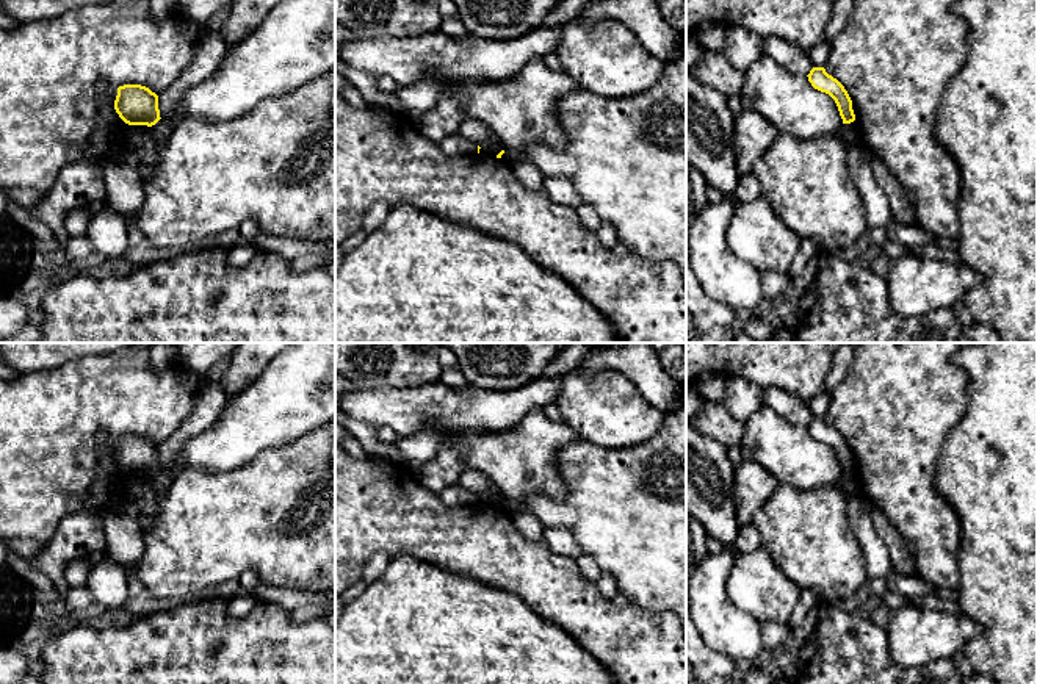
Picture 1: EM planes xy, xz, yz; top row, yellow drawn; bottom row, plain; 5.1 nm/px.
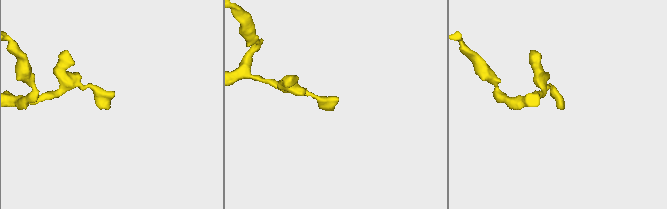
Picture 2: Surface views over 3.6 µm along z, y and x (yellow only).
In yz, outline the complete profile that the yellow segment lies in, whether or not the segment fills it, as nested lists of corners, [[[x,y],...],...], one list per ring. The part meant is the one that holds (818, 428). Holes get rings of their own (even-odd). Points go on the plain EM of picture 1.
[[[813,418],[807,427],[815,440],[829,445],[835,451],[843,474],[851,474],[855,471],[852,451],[836,429],[829,426],[824,418]]]

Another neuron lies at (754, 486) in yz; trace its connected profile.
[[[744,460],[733,470],[733,485],[735,517],[741,526],[749,526],[779,482],[757,462]]]

